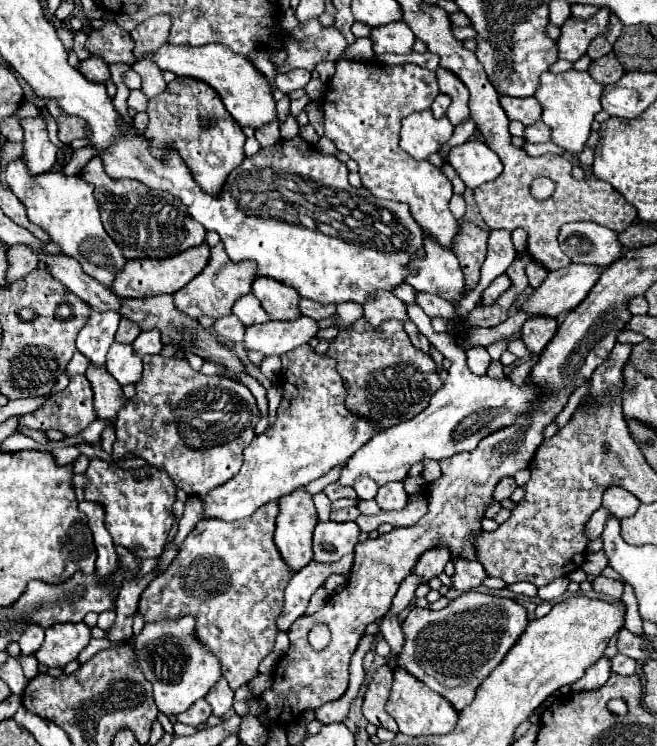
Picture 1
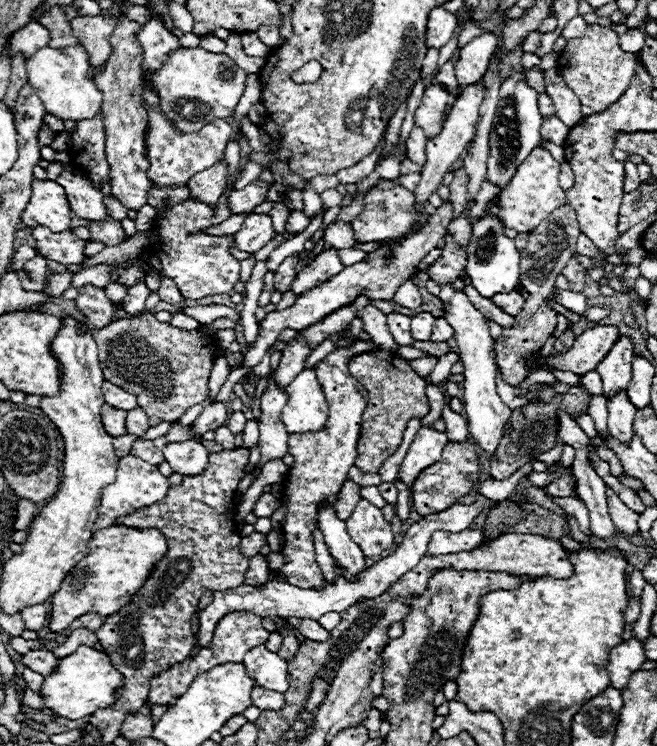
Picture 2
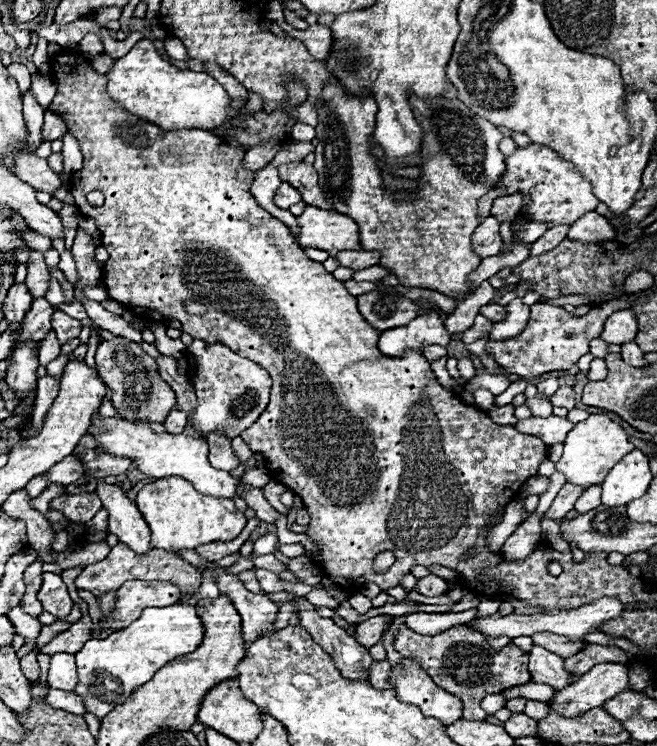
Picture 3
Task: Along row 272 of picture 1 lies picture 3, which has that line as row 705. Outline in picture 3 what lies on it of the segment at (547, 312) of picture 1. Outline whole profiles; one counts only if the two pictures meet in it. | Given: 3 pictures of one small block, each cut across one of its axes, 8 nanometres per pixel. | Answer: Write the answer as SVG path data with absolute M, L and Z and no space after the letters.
M598 664L574 684L556 690L550 698L550 708L564 718L578 718L592 708L600 708L606 700L628 688L628 666Z

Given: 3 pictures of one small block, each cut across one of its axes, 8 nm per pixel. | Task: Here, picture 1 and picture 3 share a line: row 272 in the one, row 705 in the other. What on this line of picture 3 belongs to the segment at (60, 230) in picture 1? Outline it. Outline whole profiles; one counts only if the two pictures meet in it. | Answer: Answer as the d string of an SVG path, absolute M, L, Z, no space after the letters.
M206 571L202 574L202 584L192 600L184 604L172 604L166 608L146 608L138 620L128 628L112 632L104 640L88 640L76 652L78 664L78 686L76 694L84 696L84 704L90 714L104 718L116 704L128 700L128 696L142 684L146 684L164 664L178 656L192 654L204 638L204 624L196 614L198 600L216 598L220 595L215 587L215 575Z

